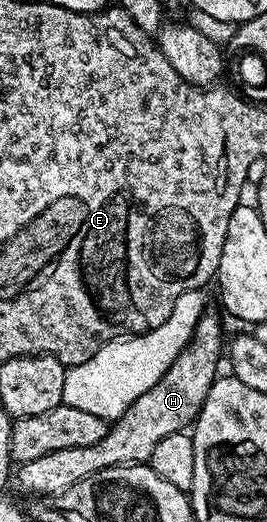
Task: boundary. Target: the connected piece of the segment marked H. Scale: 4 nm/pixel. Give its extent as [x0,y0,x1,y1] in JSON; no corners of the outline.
[17,312,225,496]

